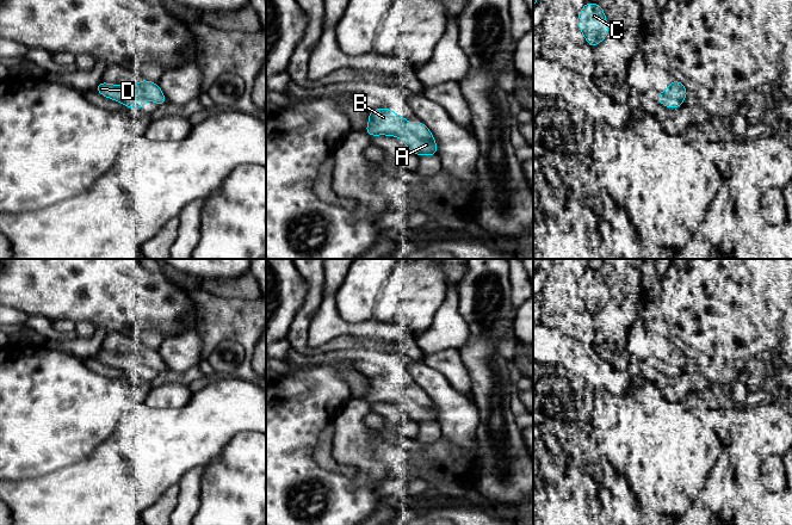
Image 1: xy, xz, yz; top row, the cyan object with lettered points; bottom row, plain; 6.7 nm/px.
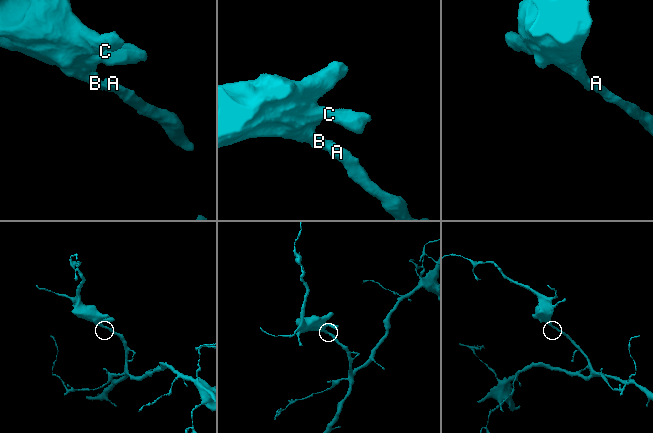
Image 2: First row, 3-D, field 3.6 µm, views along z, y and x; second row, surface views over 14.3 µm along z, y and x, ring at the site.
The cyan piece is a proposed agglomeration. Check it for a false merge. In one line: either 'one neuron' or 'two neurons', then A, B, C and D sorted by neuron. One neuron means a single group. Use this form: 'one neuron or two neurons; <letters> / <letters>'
one neuron; A B C D

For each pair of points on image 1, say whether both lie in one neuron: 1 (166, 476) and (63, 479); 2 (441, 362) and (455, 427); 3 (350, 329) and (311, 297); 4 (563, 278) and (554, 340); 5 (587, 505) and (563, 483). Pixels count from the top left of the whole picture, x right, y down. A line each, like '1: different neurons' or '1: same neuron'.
1: same neuron
2: different neurons
3: different neurons
4: different neurons
5: same neuron

